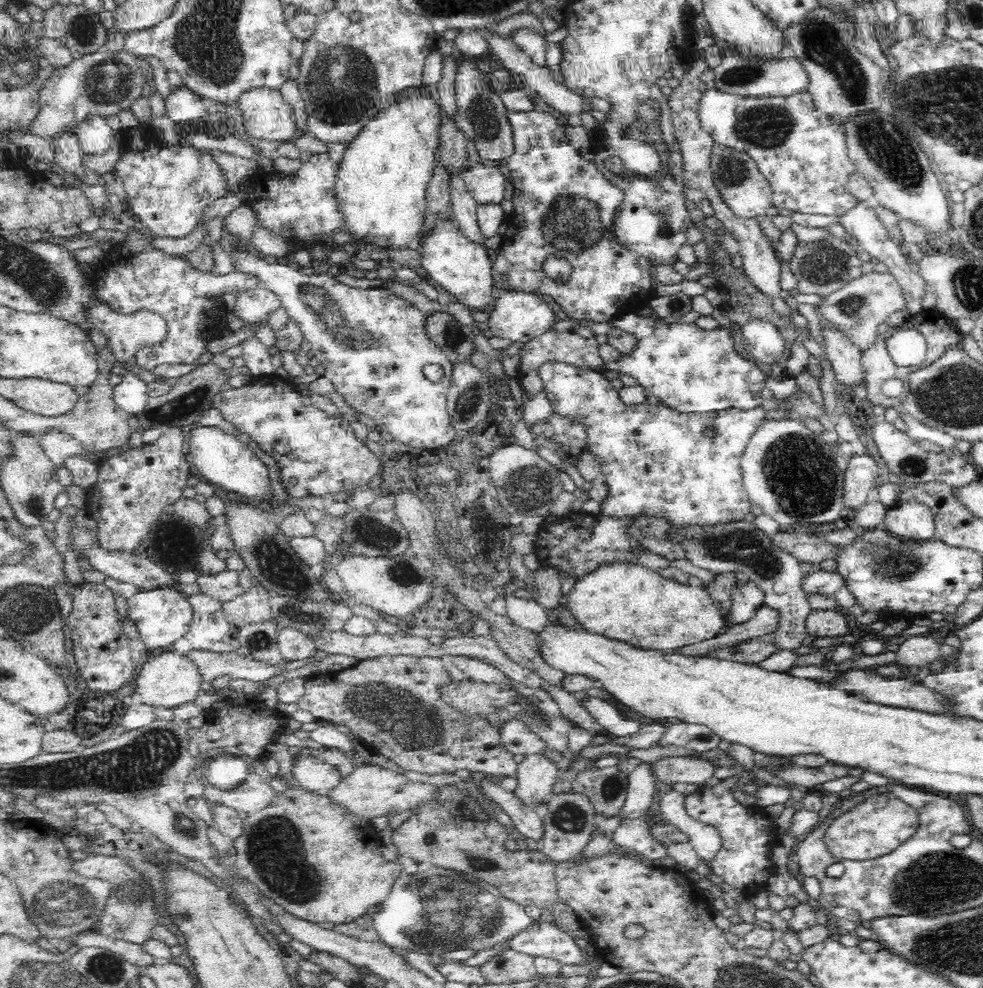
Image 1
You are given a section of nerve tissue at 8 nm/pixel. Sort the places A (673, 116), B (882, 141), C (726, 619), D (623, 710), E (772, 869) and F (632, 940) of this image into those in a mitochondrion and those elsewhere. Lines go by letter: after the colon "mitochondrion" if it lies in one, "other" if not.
A: other
B: mitochondrion
C: other
D: other
E: other
F: other

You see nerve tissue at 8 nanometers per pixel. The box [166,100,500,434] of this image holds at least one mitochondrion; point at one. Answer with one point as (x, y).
(352, 331)

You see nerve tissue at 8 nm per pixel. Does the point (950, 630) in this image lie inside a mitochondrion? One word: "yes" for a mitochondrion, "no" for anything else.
no

